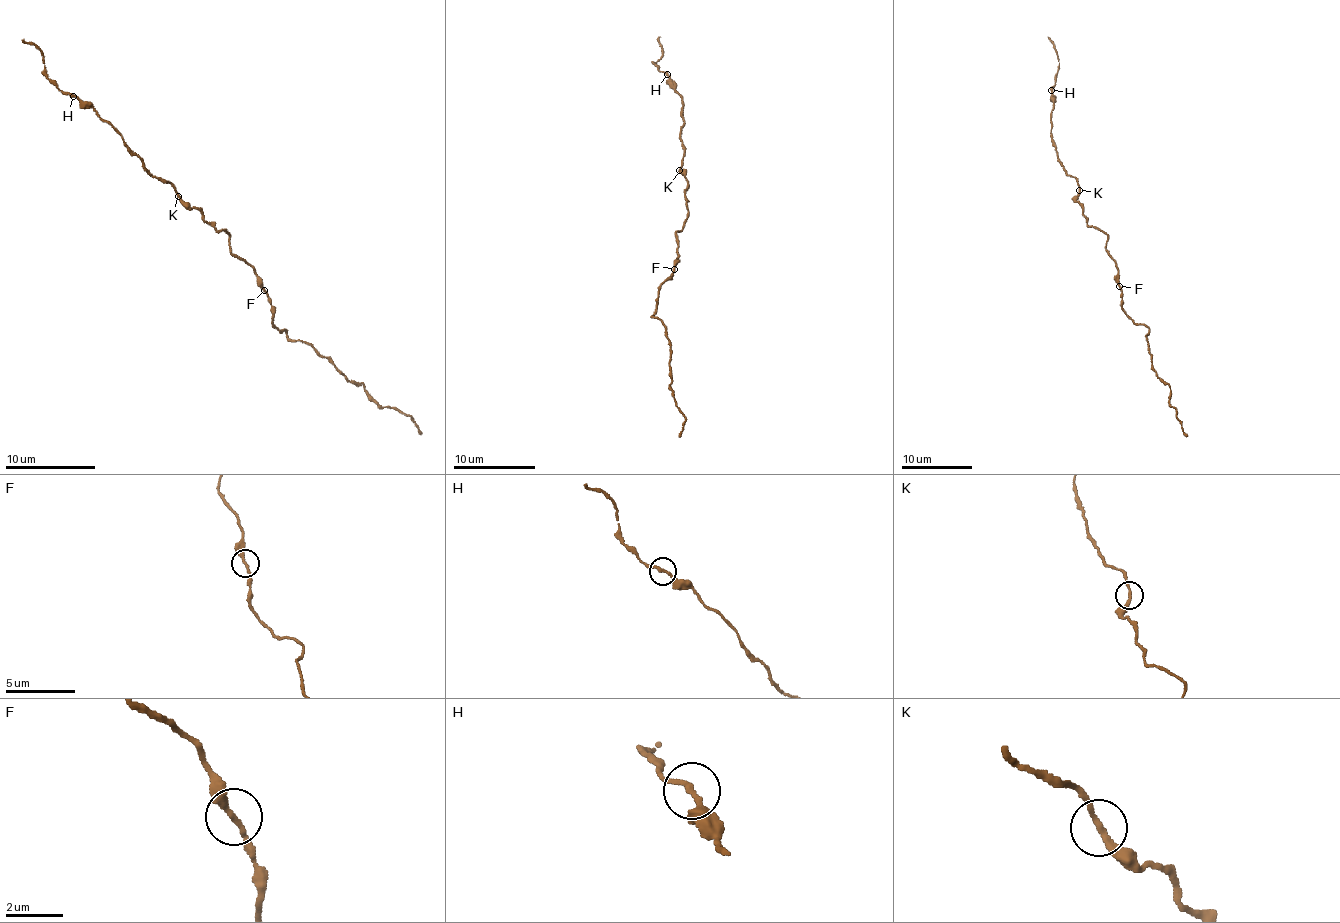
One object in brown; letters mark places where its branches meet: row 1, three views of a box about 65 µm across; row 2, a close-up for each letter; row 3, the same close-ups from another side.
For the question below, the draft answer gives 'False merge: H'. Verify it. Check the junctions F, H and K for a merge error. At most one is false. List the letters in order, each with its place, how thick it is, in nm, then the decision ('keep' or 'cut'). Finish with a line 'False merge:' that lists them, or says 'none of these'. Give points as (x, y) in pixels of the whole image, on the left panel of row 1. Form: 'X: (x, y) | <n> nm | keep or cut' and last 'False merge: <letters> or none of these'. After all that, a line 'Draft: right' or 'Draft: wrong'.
F: (264, 290) | 200 nm | keep
H: (73, 96) | 190 nm | keep
K: (178, 196) | 200 nm | keep
False merge: none of these
Draft: wrong

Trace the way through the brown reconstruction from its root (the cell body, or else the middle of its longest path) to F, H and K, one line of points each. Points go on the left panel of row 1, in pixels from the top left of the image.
F: (231, 242), (230, 251), (252, 268), (258, 277), (258, 286), (265, 290)
H: (231, 242), (226, 231), (207, 223), (168, 182), (164, 183), (151, 173), (118, 131), (73, 96)
K: (231, 242), (226, 231), (220, 231), (207, 223), (202, 213), (178, 196)

